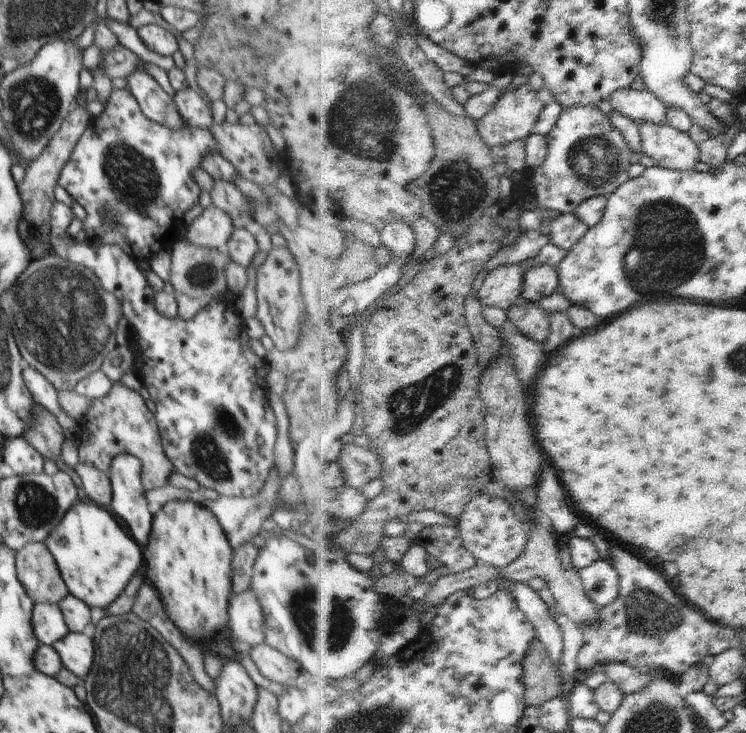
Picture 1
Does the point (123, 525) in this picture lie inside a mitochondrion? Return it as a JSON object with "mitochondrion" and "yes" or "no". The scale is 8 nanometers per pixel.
{"mitochondrion":"no"}

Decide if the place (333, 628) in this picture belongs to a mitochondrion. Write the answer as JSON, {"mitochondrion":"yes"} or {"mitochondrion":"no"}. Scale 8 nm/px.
{"mitochondrion":"yes"}

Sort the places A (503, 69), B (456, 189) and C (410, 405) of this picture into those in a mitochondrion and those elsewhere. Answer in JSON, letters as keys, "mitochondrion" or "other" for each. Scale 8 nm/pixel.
{"A":"other","B":"mitochondrion","C":"mitochondrion"}

